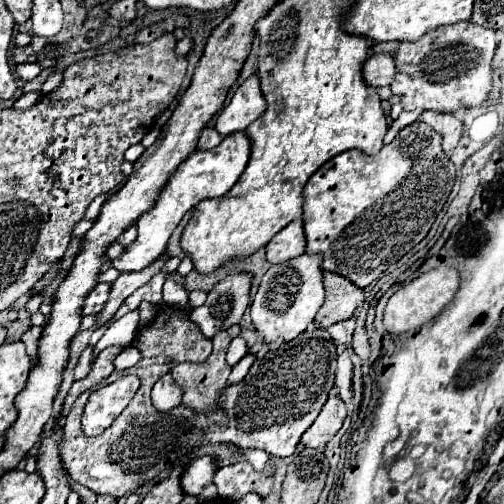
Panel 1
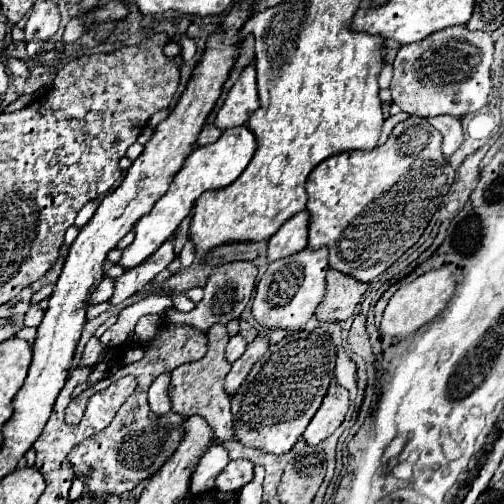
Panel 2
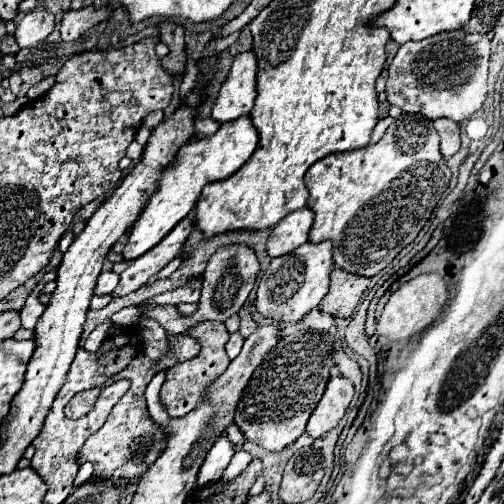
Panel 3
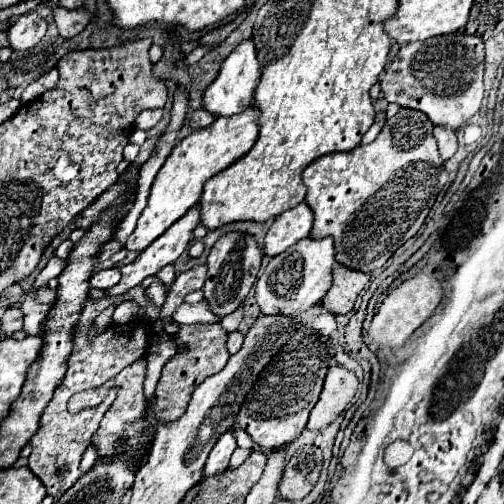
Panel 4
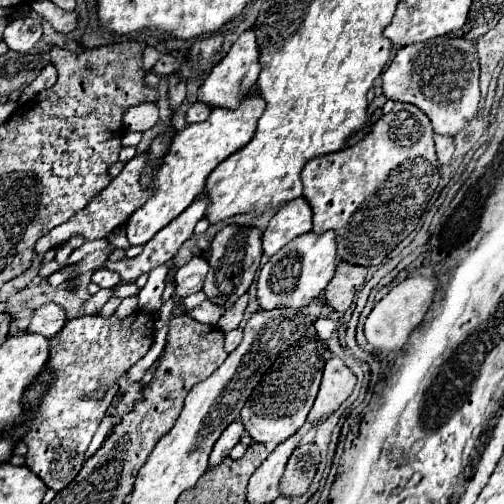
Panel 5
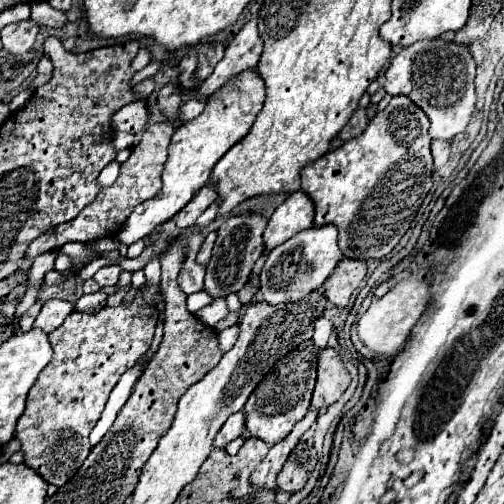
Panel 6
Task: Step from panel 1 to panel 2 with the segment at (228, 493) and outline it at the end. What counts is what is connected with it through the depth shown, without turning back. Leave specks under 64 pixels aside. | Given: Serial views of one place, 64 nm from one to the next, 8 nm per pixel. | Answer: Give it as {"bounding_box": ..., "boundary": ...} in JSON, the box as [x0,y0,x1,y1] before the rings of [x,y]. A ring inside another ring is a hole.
{"bounding_box":[216,460,254,492],"boundary":[[[234,460],[218,474],[216,488],[220,488],[222,492],[240,492],[252,480],[254,480],[252,462],[250,460]]]}

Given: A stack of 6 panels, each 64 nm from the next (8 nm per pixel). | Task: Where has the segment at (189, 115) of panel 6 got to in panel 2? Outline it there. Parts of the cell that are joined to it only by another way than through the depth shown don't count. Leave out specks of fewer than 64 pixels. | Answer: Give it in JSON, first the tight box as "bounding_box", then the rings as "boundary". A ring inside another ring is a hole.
{"bounding_box":[198,124,222,146],"boundary":[[[204,124],[202,132],[200,132],[200,138],[198,138],[198,146],[208,146],[208,144],[214,144],[220,136],[222,136],[222,132],[220,132],[214,124]]]}

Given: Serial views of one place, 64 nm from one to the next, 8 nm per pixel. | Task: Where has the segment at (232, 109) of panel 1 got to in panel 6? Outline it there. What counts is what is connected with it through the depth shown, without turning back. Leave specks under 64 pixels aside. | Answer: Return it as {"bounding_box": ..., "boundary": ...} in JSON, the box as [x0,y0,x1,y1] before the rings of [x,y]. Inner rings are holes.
{"bounding_box":[198,20,262,98],"boundary":[[[250,20],[240,34],[228,44],[224,58],[216,64],[214,72],[202,82],[198,94],[202,98],[210,98],[216,94],[232,76],[242,74],[244,70],[256,70],[262,54],[262,38],[256,28],[256,20]]]}

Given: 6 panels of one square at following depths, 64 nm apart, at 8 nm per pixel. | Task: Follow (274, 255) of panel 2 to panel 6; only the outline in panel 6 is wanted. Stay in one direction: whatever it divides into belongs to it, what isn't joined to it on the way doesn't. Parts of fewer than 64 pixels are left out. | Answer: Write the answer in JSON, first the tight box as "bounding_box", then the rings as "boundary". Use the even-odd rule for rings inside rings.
{"bounding_box":[264,192,314,250],"boundary":[[[294,192],[288,196],[268,220],[264,230],[264,248],[274,250],[276,246],[284,244],[294,234],[312,228],[314,220],[314,204],[304,192]]]}

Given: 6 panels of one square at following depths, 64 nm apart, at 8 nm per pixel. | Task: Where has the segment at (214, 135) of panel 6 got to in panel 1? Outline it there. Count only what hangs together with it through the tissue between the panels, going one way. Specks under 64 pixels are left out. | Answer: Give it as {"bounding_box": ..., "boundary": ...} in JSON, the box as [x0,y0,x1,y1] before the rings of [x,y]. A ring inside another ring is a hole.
{"bounding_box":[112,132,250,272],"boundary":[[[236,132],[236,136],[226,136],[220,142],[220,146],[216,146],[214,150],[206,150],[206,152],[198,150],[192,156],[188,156],[176,168],[176,172],[168,178],[168,182],[164,184],[164,192],[160,192],[154,206],[138,218],[138,222],[136,222],[138,238],[124,248],[120,258],[112,260],[112,268],[116,268],[118,272],[138,272],[138,270],[150,266],[152,262],[156,262],[160,256],[164,256],[168,238],[180,224],[182,216],[190,208],[194,208],[200,200],[224,196],[236,184],[240,174],[244,172],[244,168],[248,164],[248,152],[250,152],[248,136],[244,132]]]}

